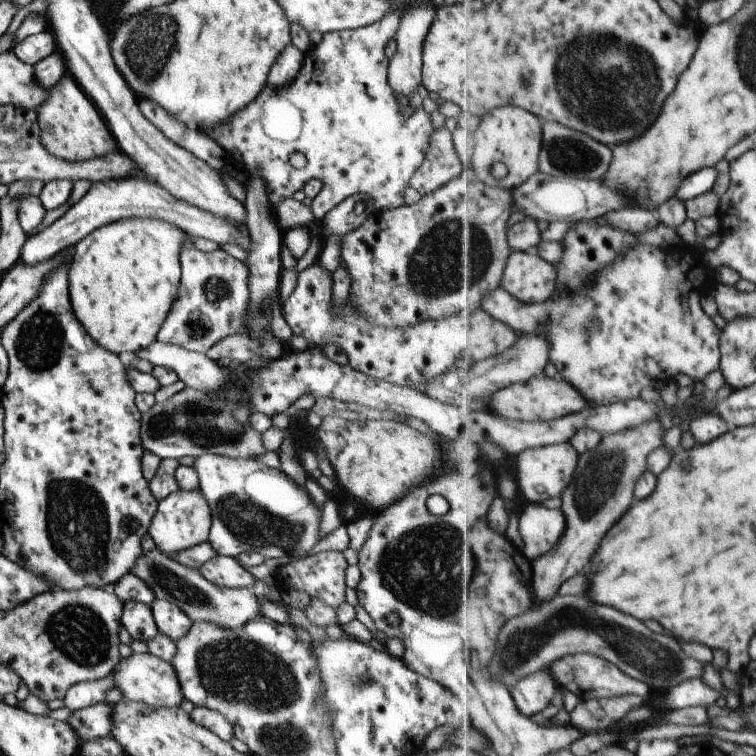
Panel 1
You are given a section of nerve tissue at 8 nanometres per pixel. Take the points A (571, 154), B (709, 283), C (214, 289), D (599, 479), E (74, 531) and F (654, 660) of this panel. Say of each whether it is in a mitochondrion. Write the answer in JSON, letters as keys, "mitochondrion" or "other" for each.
{"A":"mitochondrion","B":"other","C":"mitochondrion","D":"mitochondrion","E":"mitochondrion","F":"mitochondrion"}

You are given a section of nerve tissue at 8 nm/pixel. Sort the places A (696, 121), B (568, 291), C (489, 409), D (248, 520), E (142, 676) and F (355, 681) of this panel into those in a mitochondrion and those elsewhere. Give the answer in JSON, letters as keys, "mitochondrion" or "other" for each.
{"A":"other","B":"other","C":"other","D":"mitochondrion","E":"other","F":"mitochondrion"}

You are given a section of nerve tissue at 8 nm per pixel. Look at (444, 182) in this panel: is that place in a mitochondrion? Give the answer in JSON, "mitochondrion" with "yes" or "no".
{"mitochondrion":"no"}

